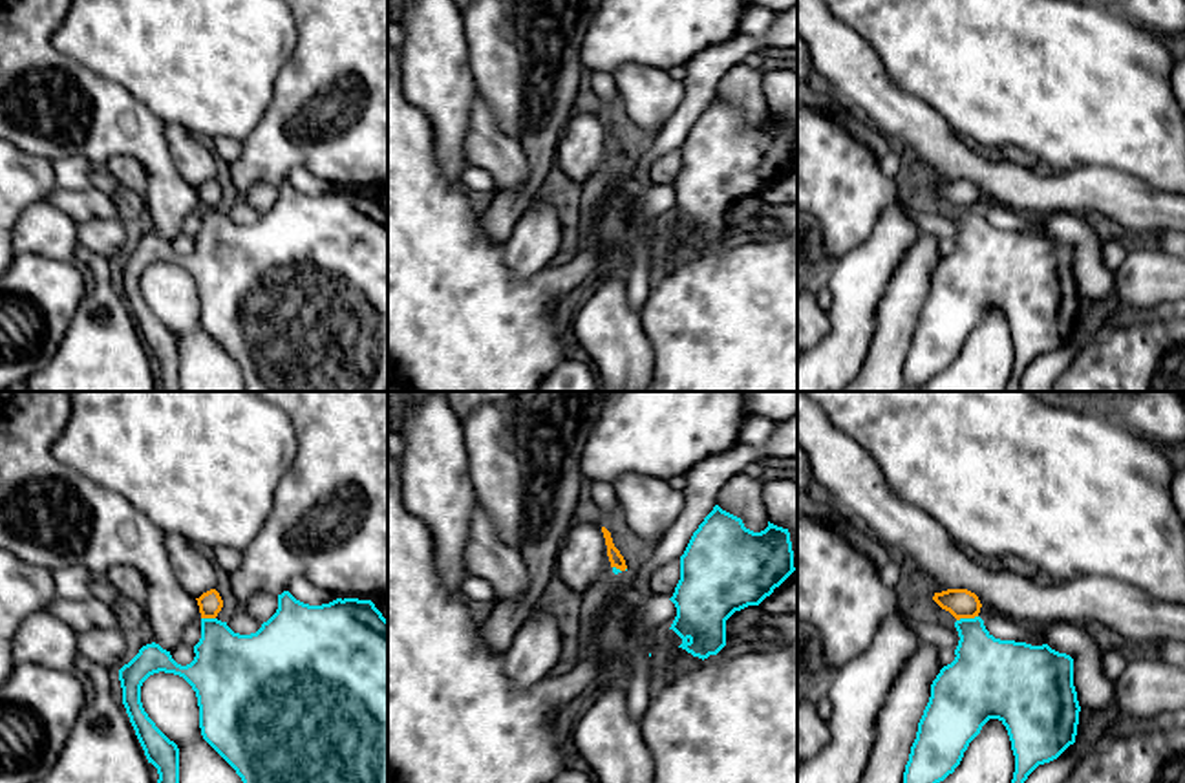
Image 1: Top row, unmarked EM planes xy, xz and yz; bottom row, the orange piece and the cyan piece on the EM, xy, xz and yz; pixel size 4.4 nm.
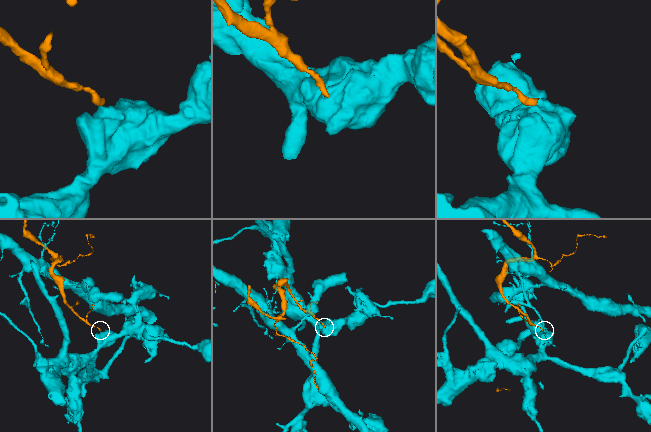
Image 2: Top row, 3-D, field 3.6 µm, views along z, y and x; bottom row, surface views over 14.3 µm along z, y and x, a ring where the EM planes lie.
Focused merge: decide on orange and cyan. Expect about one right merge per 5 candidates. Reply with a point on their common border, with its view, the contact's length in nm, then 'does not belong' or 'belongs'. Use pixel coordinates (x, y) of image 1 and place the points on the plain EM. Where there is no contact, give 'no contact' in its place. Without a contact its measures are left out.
meets orange in yz at (966, 207); contact 100 nm long; does not belong

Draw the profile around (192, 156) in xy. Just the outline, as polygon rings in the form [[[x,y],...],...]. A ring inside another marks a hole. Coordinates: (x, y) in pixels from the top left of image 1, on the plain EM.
[[[166,124],[165,137],[174,165],[188,185],[199,188],[216,177],[218,157],[208,141],[192,135],[181,124]]]

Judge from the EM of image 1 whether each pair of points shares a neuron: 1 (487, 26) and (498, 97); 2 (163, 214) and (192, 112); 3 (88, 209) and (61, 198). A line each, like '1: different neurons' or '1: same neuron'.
1: same neuron
2: different neurons
3: same neuron

